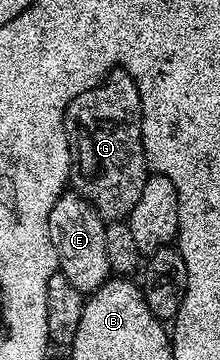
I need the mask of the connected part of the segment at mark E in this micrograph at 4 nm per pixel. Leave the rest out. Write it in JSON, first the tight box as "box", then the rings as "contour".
{"box":[49,192,109,295],"contour":[[[63,192],[57,199],[57,203],[53,203],[53,211],[49,211],[49,239],[55,244],[55,250],[57,251],[57,259],[59,260],[58,272],[63,273],[65,279],[69,279],[69,283],[73,283],[73,287],[77,287],[77,291],[84,295],[95,293],[97,287],[101,287],[109,280],[103,273],[106,230],[107,225],[103,218],[99,216],[99,212],[77,192]]]}

